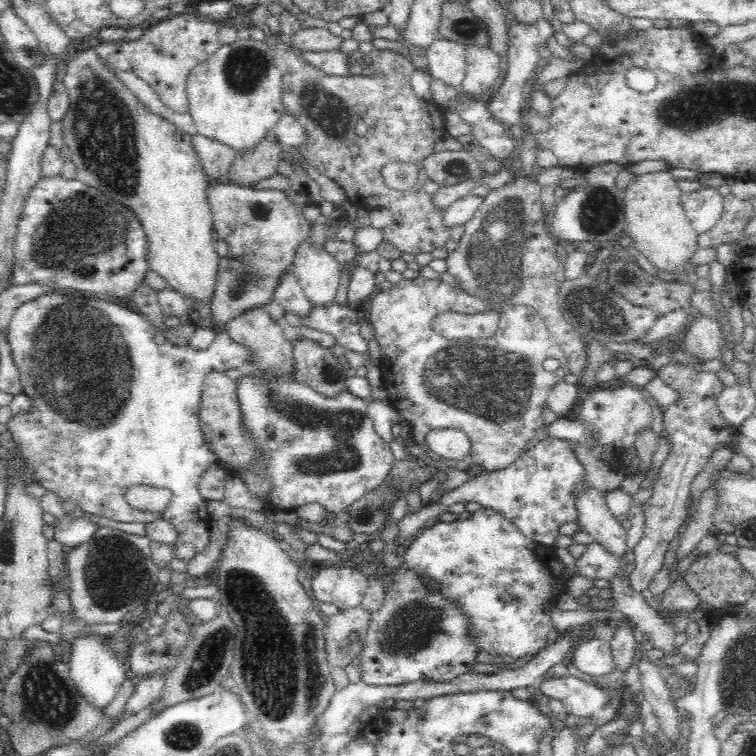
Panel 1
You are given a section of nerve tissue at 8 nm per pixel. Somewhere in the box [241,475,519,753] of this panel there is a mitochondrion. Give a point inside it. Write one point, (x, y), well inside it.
(409, 630)

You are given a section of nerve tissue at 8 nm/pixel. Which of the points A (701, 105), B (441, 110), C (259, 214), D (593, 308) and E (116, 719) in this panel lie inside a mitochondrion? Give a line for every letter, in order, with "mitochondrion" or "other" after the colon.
A: mitochondrion
B: other
C: mitochondrion
D: mitochondrion
E: other

